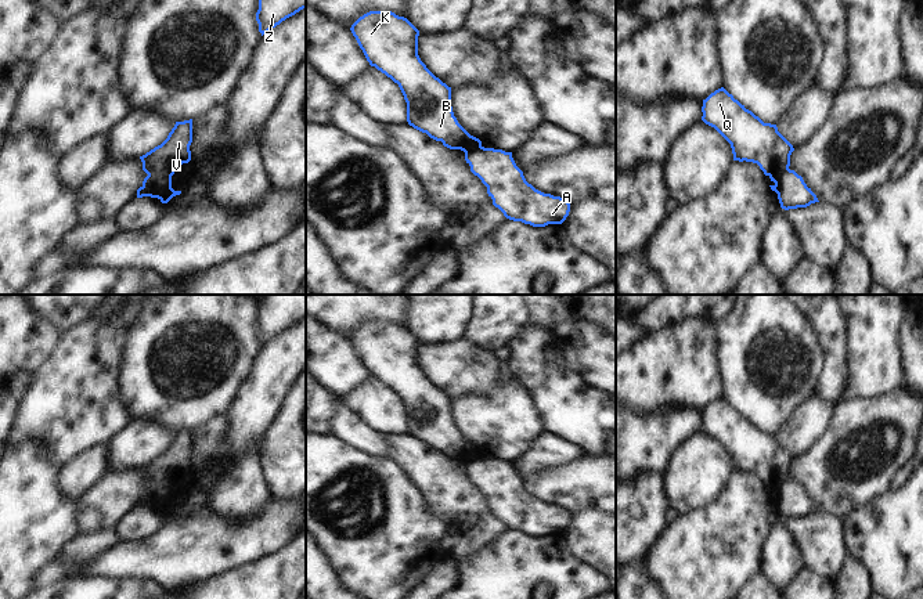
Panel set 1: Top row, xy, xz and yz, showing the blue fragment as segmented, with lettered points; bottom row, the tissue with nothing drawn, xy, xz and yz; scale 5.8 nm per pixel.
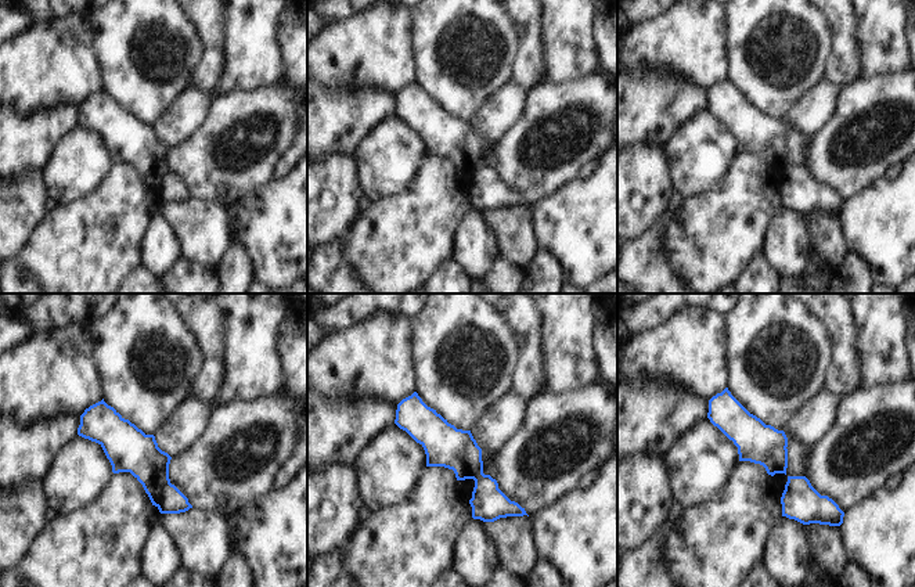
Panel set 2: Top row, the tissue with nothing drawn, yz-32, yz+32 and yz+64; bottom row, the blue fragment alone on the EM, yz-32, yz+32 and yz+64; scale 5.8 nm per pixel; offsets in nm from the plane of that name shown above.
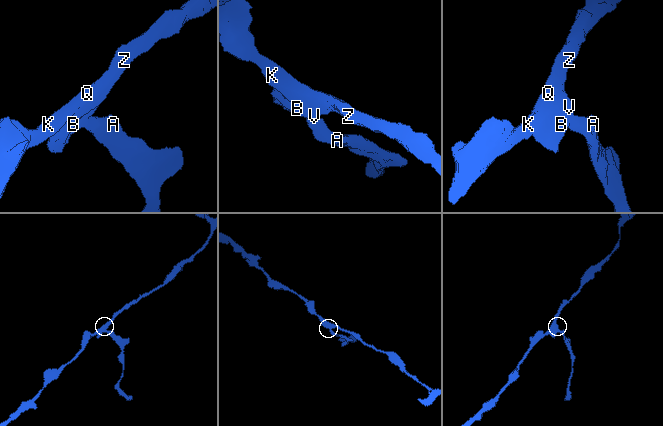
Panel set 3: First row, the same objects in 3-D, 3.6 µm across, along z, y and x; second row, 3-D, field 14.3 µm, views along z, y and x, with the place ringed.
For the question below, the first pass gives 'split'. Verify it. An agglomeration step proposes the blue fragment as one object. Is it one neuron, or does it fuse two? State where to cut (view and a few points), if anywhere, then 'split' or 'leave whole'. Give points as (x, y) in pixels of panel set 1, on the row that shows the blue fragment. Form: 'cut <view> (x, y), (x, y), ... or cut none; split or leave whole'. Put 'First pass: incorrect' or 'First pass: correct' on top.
First pass: correct
cut yz (789, 169), (783, 173), (777, 192); split

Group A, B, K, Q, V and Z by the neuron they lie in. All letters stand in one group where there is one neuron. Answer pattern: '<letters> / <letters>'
A / B K Q V Z

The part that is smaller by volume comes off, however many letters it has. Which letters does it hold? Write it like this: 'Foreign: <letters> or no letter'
Foreign: A

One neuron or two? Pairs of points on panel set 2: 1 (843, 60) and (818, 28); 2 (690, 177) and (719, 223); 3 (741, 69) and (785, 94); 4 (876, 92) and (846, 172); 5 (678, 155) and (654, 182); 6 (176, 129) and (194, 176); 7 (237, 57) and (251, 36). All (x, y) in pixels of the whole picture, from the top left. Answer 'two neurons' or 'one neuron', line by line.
1: two neurons
2: two neurons
3: one neuron
4: one neuron
5: two neurons
6: two neurons
7: one neuron

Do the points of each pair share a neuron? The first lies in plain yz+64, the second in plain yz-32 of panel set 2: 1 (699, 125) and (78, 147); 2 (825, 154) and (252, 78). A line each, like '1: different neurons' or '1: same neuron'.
1: same neuron
2: different neurons

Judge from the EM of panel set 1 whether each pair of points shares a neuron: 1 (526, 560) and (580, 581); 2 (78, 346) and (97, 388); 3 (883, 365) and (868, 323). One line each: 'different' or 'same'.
1: same
2: same
3: same

